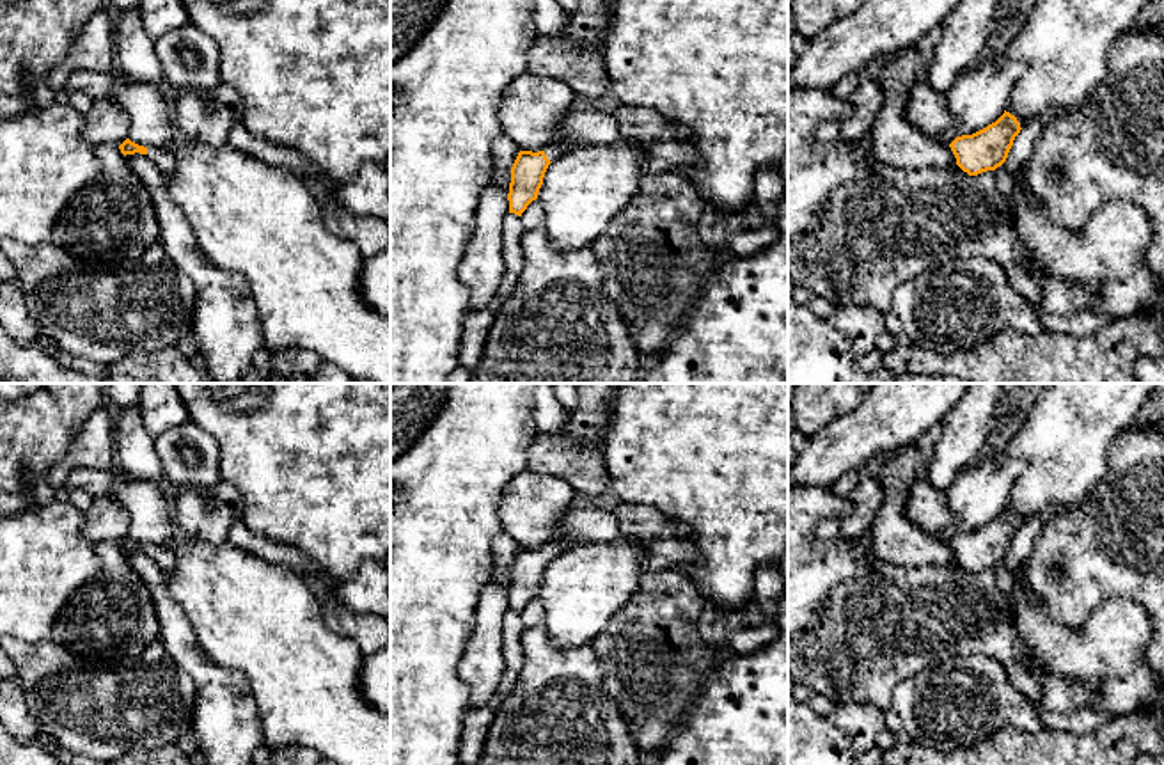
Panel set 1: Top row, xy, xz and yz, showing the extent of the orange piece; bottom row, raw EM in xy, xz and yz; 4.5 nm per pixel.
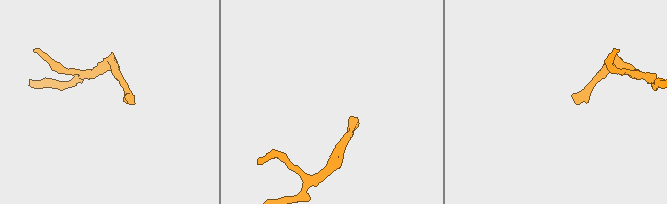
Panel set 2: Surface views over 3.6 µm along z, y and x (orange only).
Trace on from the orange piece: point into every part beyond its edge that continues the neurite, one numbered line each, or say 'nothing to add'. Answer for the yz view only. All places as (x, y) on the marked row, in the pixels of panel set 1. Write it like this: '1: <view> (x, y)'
nothing to add

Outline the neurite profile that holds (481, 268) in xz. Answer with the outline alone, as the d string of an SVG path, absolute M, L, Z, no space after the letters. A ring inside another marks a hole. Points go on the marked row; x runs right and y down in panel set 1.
M495 179L481 192L474 233L460 264L460 280L468 289L467 311L486 307L500 286L504 275L502 261L502 222L509 213L509 188Z

